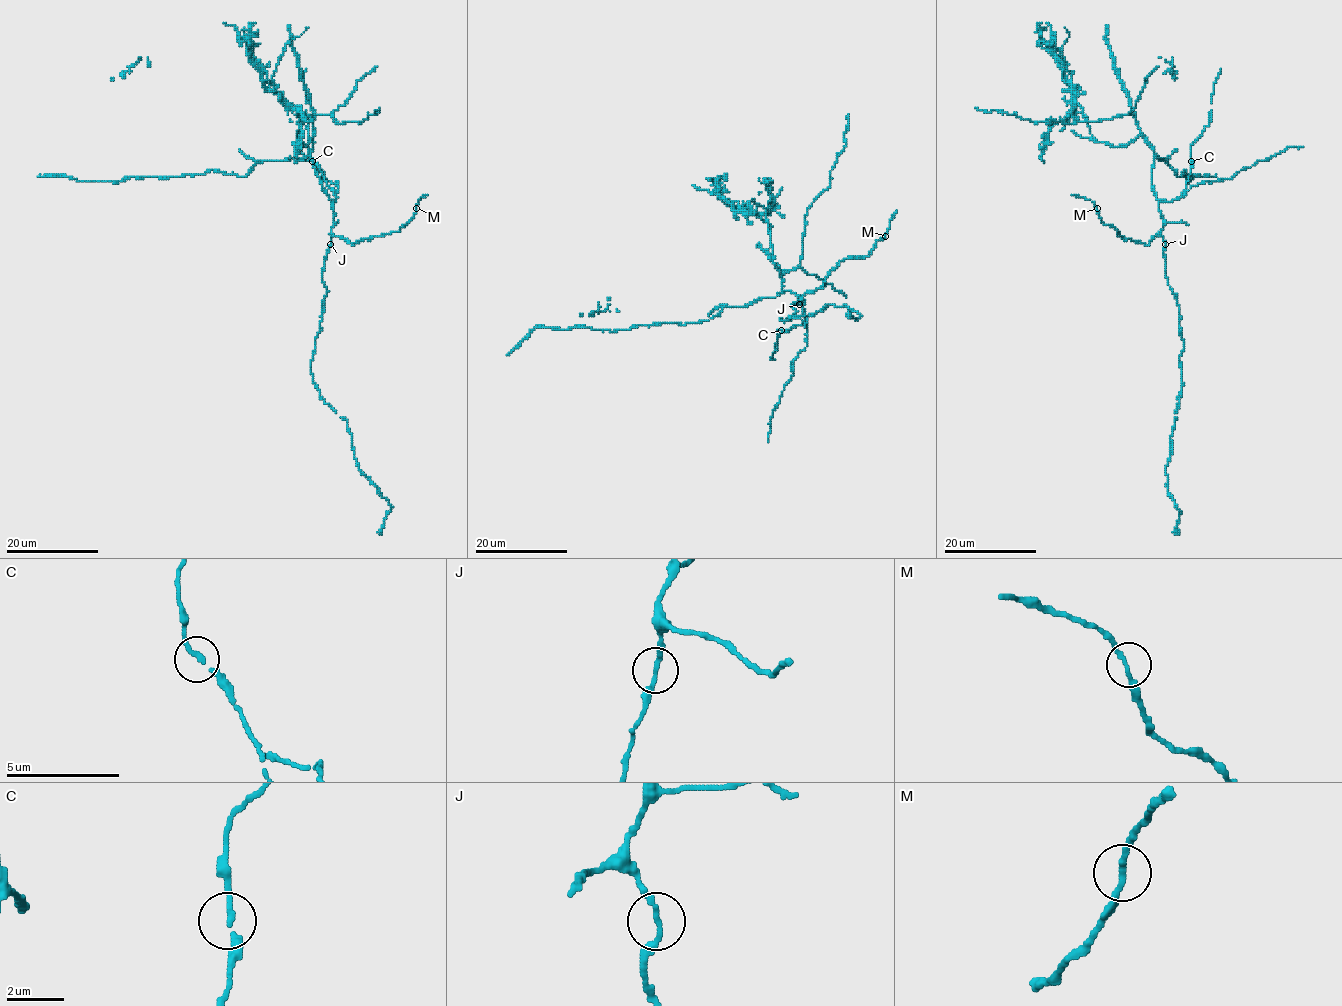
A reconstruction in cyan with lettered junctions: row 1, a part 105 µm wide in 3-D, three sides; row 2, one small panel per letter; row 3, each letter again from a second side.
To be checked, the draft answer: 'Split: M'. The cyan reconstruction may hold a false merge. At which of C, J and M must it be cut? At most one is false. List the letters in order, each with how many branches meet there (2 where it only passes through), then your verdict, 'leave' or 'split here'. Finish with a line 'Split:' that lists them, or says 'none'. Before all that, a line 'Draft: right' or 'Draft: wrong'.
Draft: wrong
C: 2 branches meet; leave
J: 2 branches meet; leave
M: 2 branches meet; leave
Split: none

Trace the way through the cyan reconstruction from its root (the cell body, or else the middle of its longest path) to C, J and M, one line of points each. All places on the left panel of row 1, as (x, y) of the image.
C: (332, 206), (336, 197), (312, 161)
J: (332, 206), (334, 225), (330, 244)
M: (332, 206), (332, 233), (352, 245), (375, 235), (397, 232), (416, 208)

